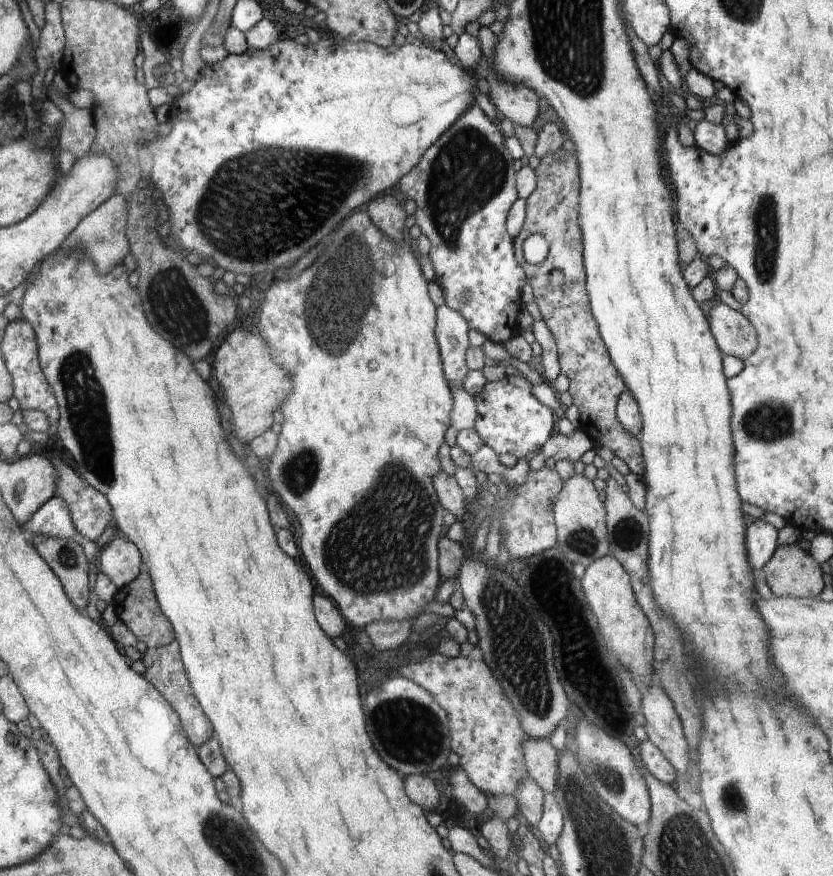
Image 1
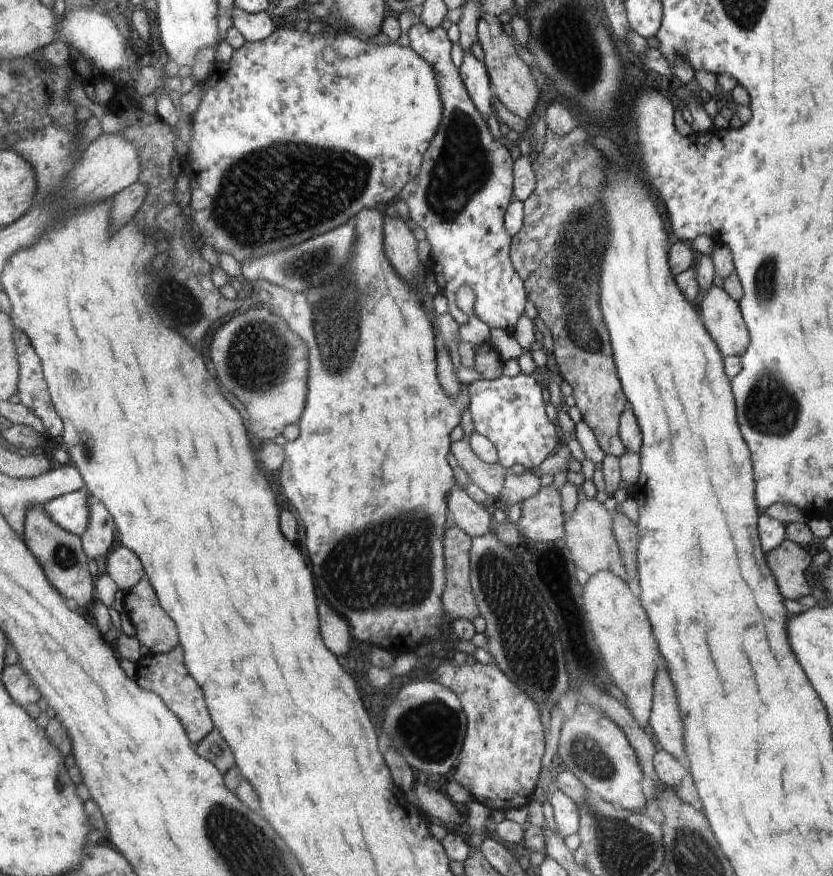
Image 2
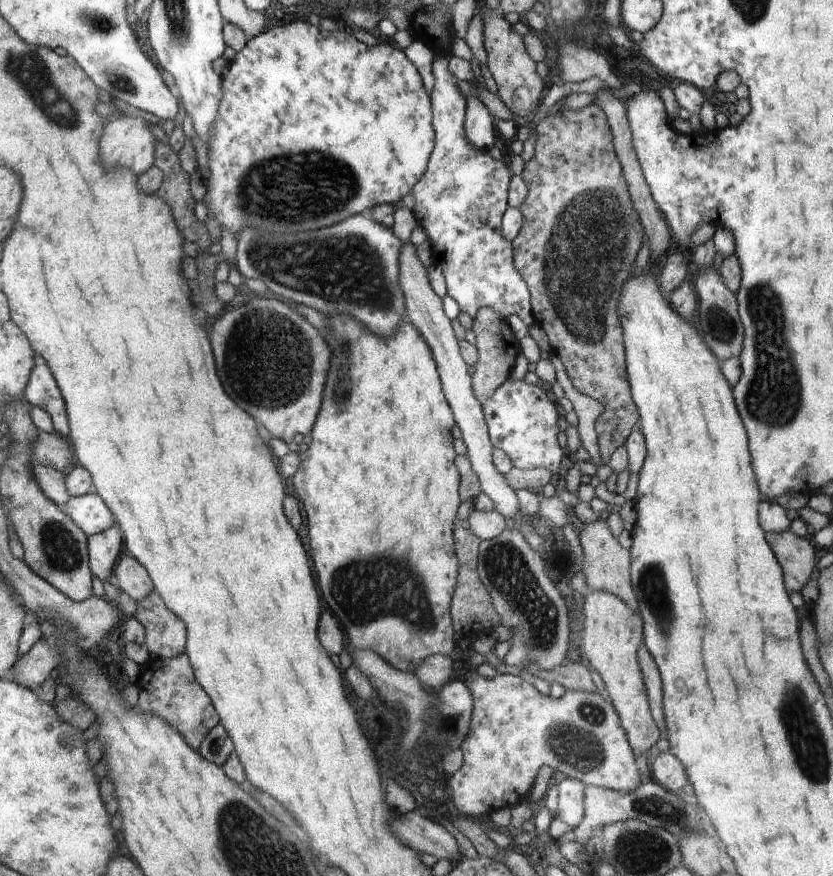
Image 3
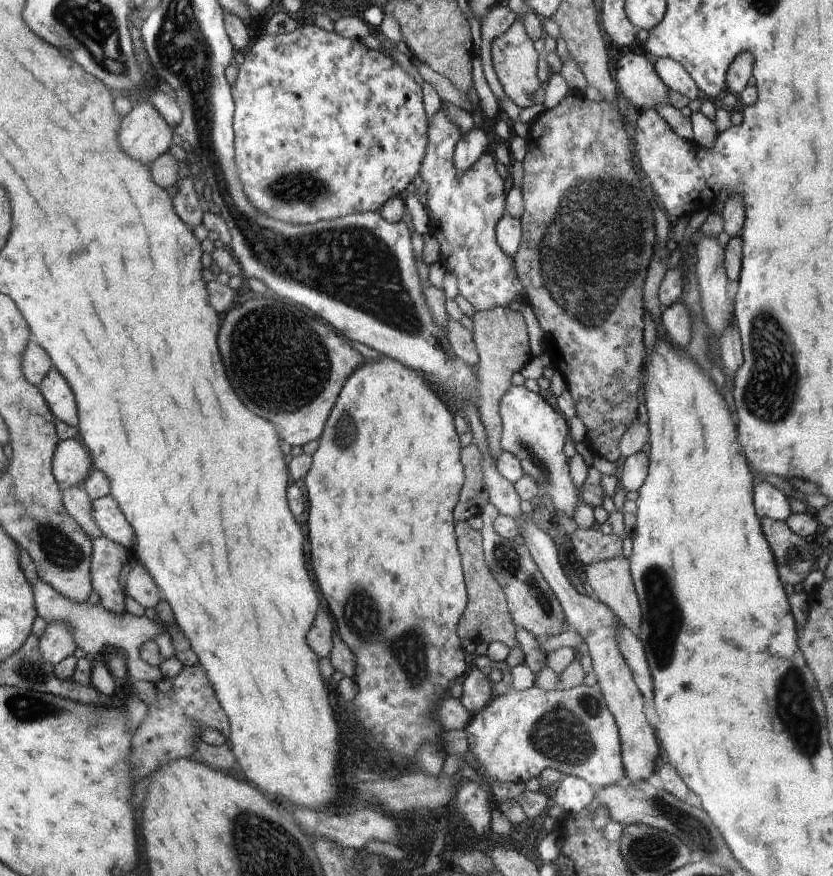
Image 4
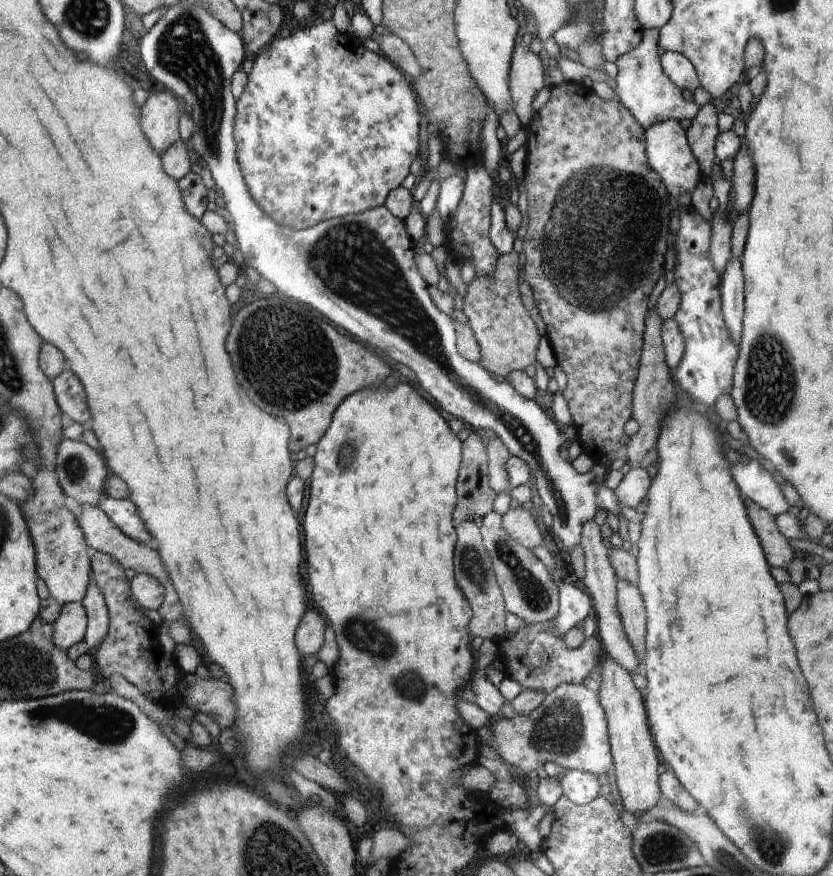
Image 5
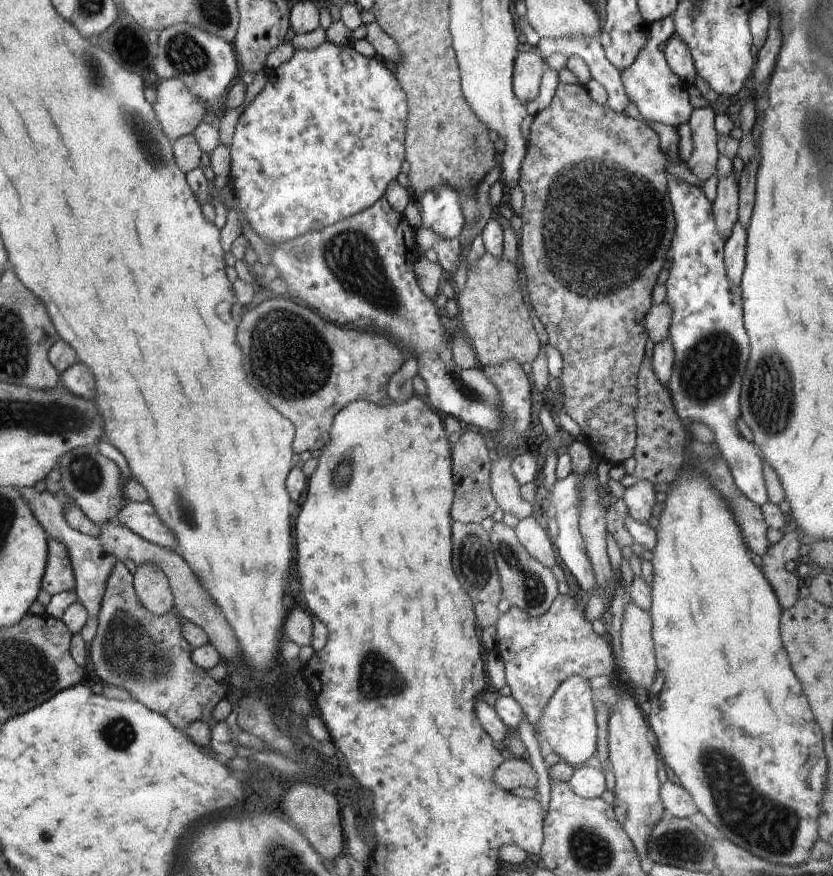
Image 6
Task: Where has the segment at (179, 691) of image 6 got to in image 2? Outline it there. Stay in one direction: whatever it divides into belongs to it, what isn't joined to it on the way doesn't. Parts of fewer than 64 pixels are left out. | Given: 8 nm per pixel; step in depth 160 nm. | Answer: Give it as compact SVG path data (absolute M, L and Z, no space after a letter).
M89 497L89 509L89 525L80 538L86 556L89 560L96 560L100 556L108 556L114 544L115 522L106 506L96 497Z

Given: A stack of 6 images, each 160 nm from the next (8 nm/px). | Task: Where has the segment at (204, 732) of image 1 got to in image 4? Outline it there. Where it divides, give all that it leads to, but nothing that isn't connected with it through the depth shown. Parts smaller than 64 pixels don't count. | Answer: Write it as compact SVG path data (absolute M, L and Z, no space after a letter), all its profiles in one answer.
M202 666L184 667L173 678L172 697L159 691L159 704L148 706L148 716L133 732L132 758L134 764L134 780L140 780L154 772L162 762L171 759L181 759L194 756L194 746L202 740L199 738L199 730L211 728L221 732L228 740L228 718L218 706L218 700L214 696L214 690L206 678L206 672Z

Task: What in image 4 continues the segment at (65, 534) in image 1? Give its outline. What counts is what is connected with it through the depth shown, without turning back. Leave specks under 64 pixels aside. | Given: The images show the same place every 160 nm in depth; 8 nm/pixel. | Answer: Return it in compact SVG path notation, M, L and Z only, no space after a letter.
M112 495L92 501L93 517L97 527L112 542L130 548L135 543L135 534L124 513Z

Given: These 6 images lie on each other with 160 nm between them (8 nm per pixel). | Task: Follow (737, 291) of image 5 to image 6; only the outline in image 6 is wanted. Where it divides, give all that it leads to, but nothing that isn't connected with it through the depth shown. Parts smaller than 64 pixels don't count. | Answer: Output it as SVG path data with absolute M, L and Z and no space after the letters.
M736 221L730 236L725 240L724 262L727 277L736 285L741 285L745 269L745 254L747 245L747 229L740 221Z

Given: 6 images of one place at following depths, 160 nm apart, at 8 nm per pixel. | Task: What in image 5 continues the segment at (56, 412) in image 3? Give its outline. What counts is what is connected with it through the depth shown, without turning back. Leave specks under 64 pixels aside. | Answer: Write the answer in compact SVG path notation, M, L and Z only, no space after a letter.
M66 370L52 380L52 388L56 393L56 400L62 410L66 422L88 422L90 410L86 404L86 392L82 384L78 382L76 374L72 370Z

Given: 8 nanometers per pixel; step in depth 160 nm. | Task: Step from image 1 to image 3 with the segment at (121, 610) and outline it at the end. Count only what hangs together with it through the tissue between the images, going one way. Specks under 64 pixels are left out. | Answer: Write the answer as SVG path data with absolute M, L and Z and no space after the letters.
M152 590L147 597L136 601L135 618L145 628L145 645L154 659L176 658L184 653L186 628L164 604L162 597Z

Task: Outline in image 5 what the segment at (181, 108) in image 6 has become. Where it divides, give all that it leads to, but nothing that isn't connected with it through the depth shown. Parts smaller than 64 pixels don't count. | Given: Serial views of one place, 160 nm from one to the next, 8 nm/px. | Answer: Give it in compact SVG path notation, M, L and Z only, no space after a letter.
M171 91L149 94L141 106L139 121L143 133L157 153L162 154L181 139L179 120L182 112L178 99Z

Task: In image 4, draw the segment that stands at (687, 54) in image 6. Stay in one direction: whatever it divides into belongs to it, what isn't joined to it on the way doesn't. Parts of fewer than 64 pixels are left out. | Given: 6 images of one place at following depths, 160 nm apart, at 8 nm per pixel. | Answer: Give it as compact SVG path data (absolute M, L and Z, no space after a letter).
M660 57L653 59L653 65L662 82L670 90L680 92L690 101L703 96L702 91L678 61L668 57Z

